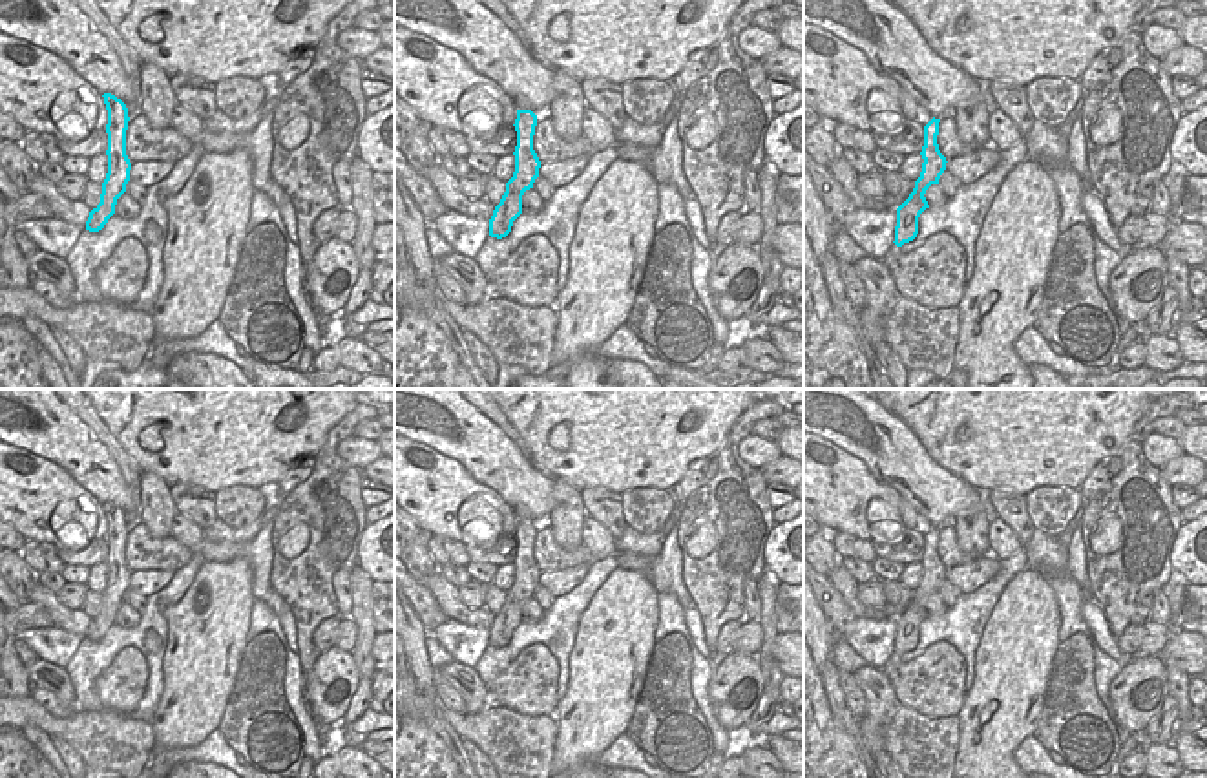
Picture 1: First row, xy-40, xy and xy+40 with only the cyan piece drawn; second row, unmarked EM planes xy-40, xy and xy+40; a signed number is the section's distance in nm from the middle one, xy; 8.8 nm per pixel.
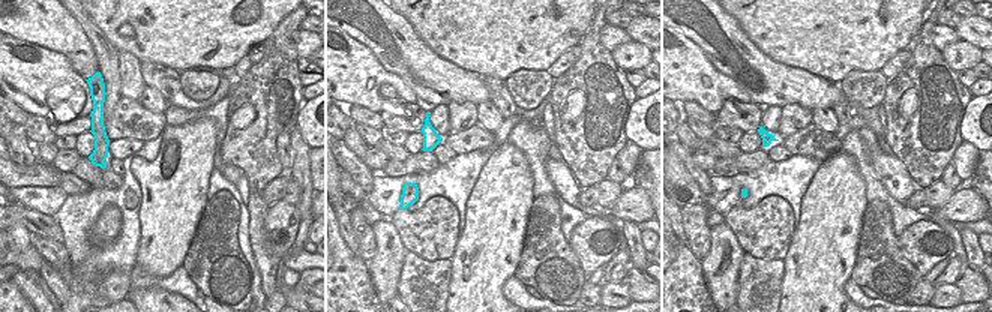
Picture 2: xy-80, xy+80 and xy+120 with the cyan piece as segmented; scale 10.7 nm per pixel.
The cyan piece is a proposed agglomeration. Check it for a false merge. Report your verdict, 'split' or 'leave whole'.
leave whole

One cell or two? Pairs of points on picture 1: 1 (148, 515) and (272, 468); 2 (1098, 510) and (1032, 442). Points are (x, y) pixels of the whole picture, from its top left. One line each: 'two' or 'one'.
1: two
2: two

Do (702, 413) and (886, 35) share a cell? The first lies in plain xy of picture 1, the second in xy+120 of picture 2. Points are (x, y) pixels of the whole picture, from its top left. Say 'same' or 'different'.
same

